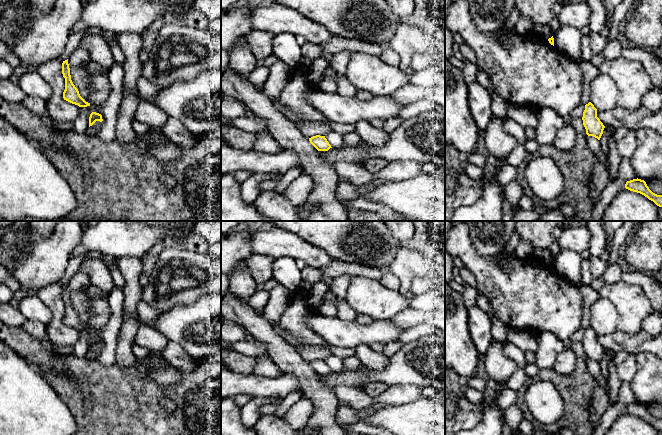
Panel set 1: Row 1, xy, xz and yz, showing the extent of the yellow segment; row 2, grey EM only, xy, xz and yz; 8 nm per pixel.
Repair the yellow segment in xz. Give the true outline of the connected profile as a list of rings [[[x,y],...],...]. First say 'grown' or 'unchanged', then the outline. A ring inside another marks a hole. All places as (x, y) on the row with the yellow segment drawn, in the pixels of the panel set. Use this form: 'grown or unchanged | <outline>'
unchanged | [[[316,135],[309,138],[309,141],[318,151],[328,151],[332,148],[325,136]]]

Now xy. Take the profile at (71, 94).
unchanged | [[[68,59],[62,63],[62,74],[65,78],[65,90],[63,92],[64,100],[78,105],[79,107],[90,106],[90,103],[86,102],[79,94],[78,89],[75,87],[71,80],[70,68],[68,64]]]

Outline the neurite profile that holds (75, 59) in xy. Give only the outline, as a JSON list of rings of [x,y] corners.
[[[75,51],[68,58],[70,69],[73,67],[85,65],[89,61],[88,53],[76,53]]]

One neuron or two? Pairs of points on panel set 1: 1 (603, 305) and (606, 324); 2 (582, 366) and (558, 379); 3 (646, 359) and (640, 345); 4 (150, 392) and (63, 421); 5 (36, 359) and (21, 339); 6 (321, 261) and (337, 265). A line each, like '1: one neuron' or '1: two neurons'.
1: one neuron
2: one neuron
3: two neurons
4: two neurons
5: one neuron
6: two neurons

